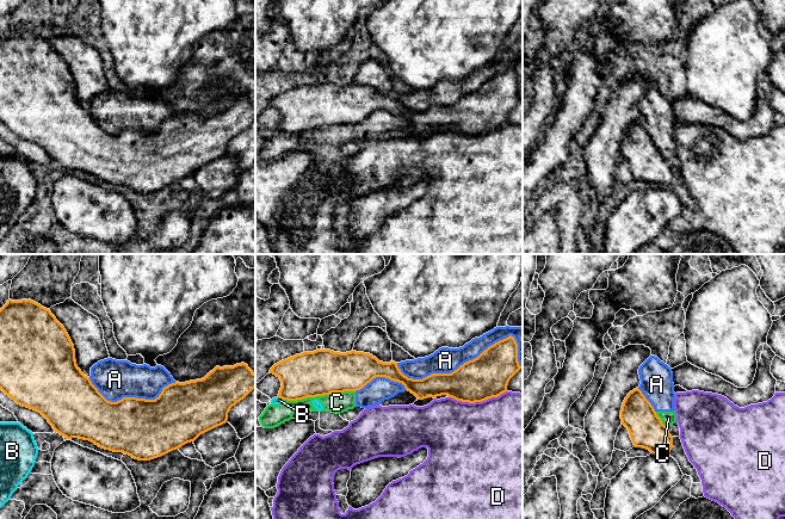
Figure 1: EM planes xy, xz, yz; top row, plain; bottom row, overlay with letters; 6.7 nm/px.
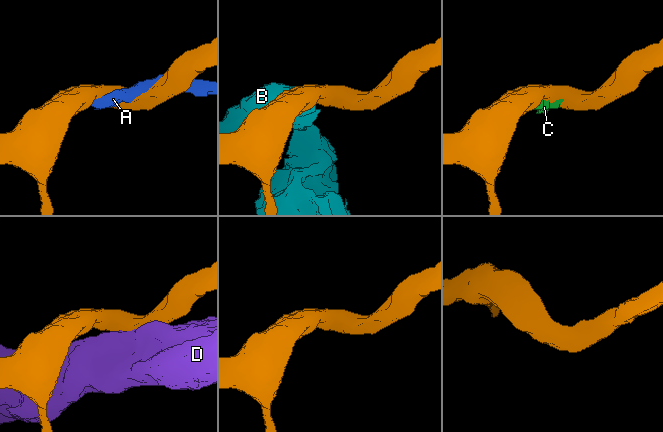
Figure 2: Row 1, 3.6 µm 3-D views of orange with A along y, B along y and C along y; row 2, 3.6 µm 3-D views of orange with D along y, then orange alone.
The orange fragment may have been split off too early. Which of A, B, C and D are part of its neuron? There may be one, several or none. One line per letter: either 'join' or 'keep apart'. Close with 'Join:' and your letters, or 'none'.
A: keep apart
B: keep apart
C: keep apart
D: keep apart
Join: none

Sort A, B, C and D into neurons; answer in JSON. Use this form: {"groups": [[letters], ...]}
{"groups": [["A", "B", "C"], ["D"]]}

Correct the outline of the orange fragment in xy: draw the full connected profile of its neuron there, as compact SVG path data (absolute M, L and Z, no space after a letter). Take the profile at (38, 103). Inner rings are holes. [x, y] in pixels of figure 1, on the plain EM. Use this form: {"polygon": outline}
{"polygon": "M8 32L7 36L0 42L0 122L14 132L18 137L33 142L41 146L48 155L52 159L55 165L66 169L67 172L79 171L84 173L89 173L103 180L113 185L123 185L131 189L138 193L150 193L161 190L173 183L181 180L183 178L194 174L200 167L221 159L227 155L228 146L233 138L243 132L253 122L255 121L255 106L248 100L247 97L241 95L234 99L216 99L210 104L204 111L190 113L185 116L172 116L165 119L161 126L155 132L146 132L137 130L123 130L117 135L107 134L98 122L92 117L89 110L85 109L76 98L74 78L64 62L64 60L56 52L51 44L41 37L31 32L12 33Z"}

